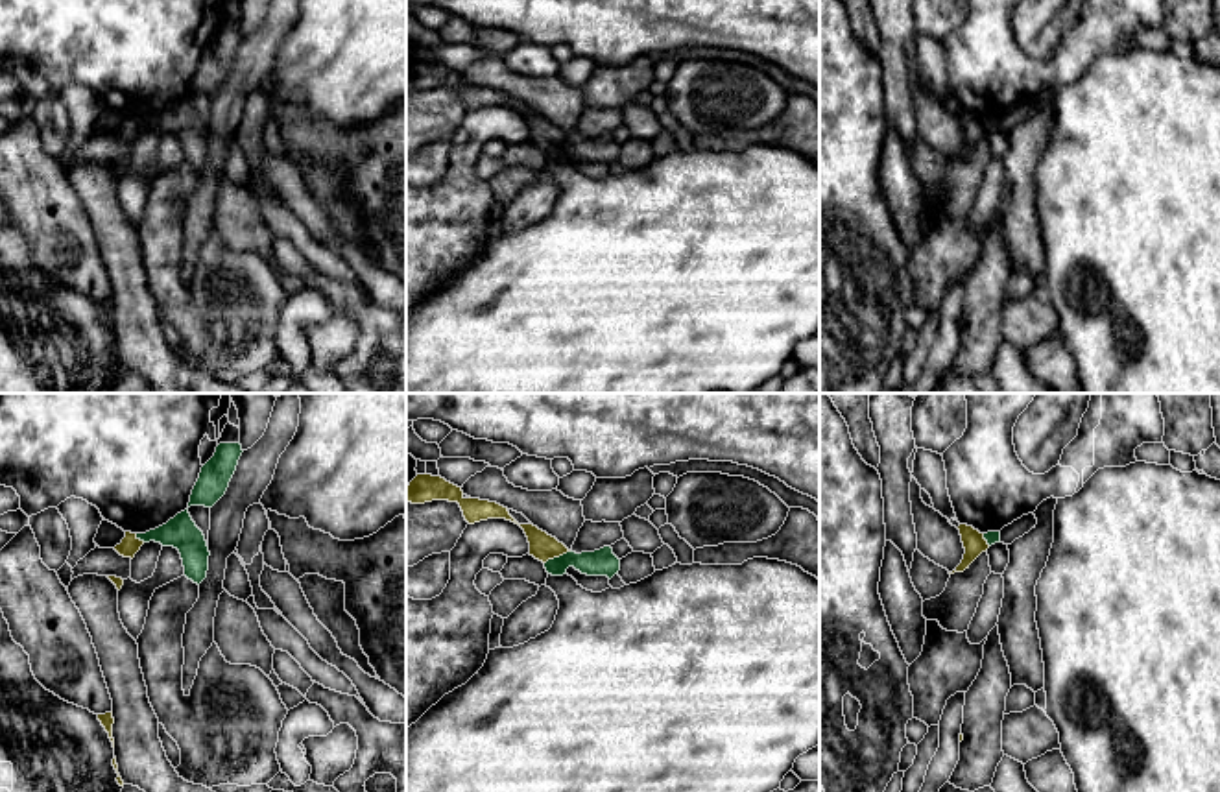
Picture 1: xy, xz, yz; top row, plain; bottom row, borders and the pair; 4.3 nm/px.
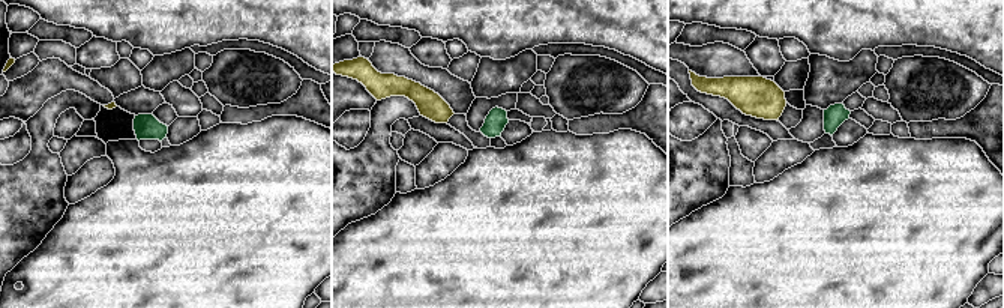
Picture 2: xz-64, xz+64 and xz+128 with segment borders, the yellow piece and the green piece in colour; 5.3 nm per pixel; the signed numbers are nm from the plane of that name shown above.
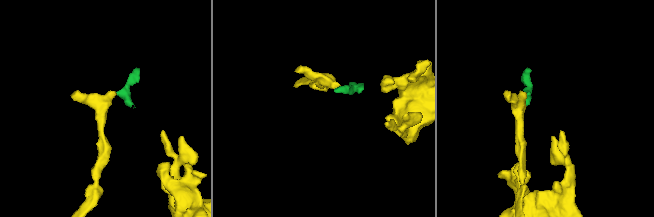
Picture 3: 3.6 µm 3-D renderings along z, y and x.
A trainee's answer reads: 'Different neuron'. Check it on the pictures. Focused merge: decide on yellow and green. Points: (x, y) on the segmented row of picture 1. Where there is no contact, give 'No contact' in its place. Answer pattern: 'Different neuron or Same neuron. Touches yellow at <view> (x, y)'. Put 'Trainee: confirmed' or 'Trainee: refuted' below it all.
Different neuron. Touches yellow at xz (558, 556)
Trainee: confirmed

